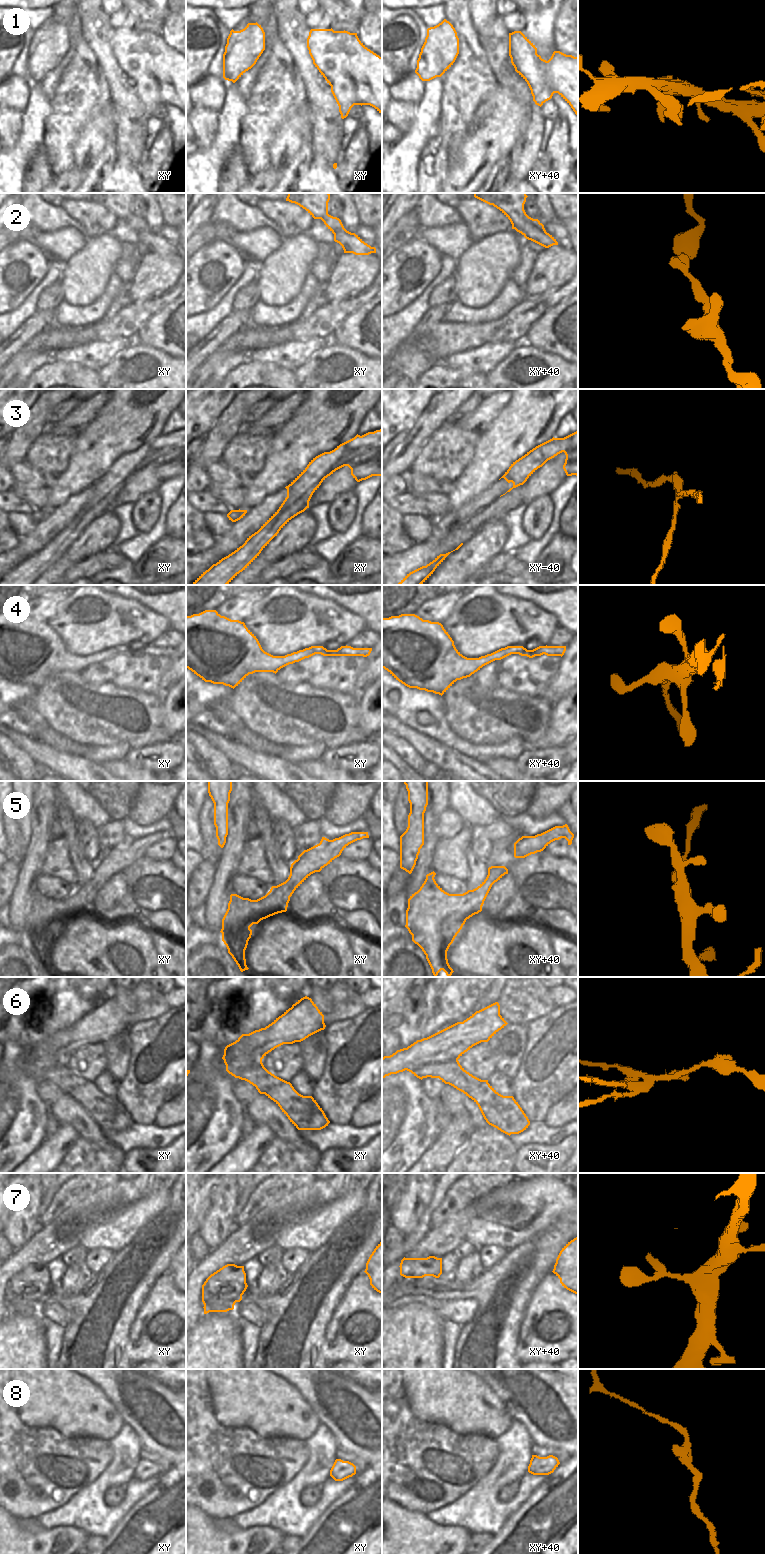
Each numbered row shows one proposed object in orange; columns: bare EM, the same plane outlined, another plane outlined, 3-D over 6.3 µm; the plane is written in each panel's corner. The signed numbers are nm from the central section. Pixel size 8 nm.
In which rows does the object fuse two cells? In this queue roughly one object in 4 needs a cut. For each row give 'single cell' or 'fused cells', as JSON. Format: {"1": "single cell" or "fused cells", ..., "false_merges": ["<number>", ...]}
{"1": "single cell", "2": "single cell", "3": "fused cells", "4": "single cell", "5": "single cell", "6": "fused cells", "7": "single cell", "8": "single cell", "false_merges": ["3", "6"]}

